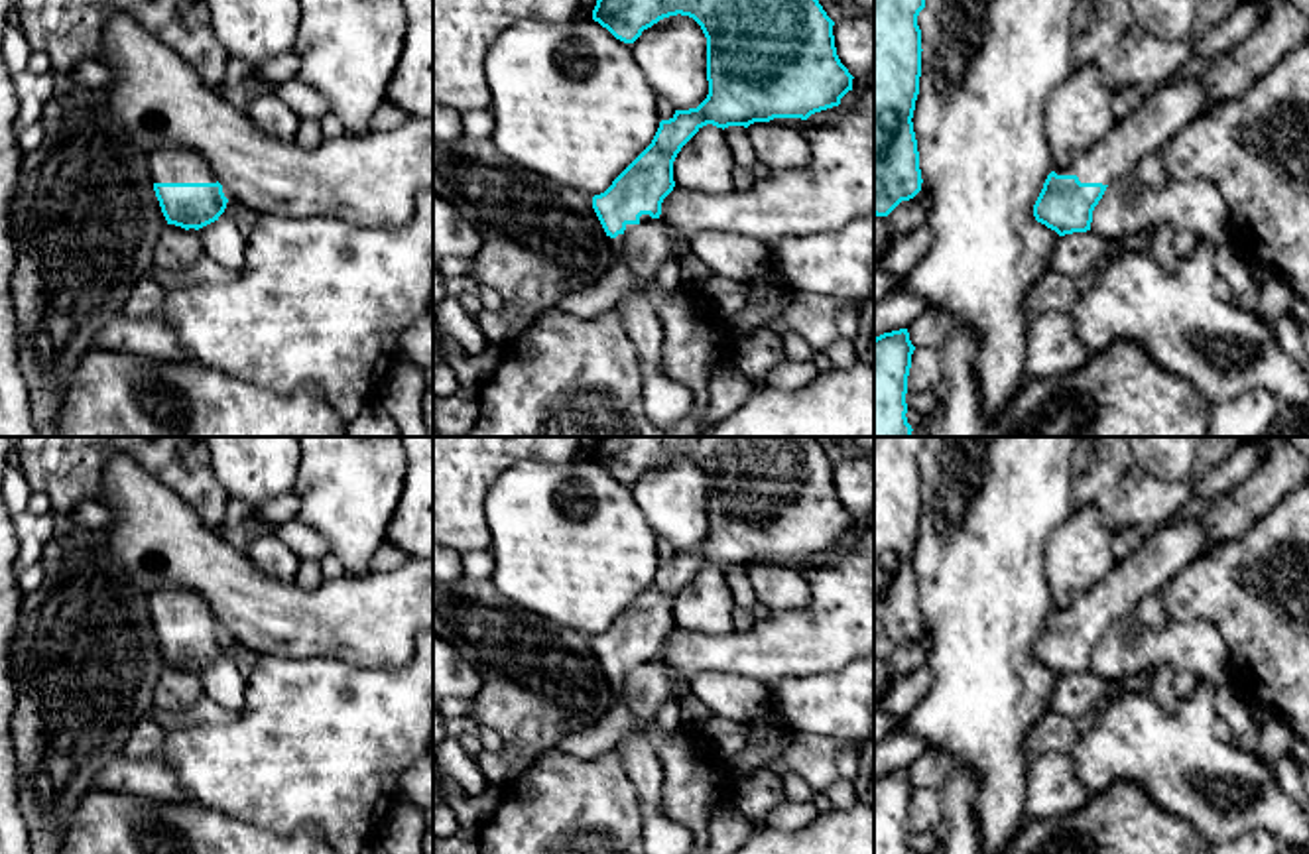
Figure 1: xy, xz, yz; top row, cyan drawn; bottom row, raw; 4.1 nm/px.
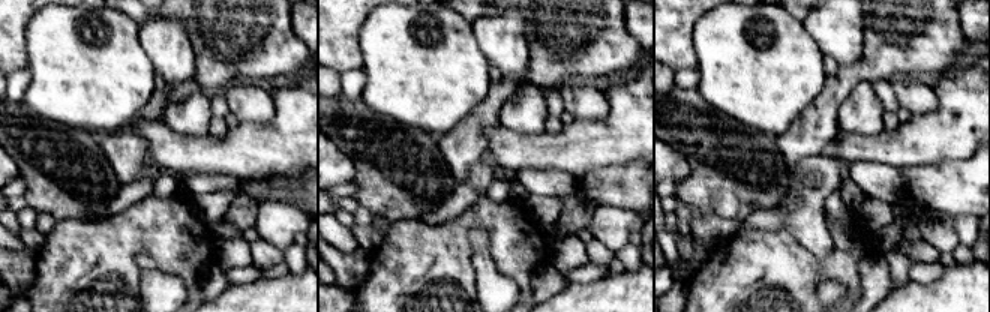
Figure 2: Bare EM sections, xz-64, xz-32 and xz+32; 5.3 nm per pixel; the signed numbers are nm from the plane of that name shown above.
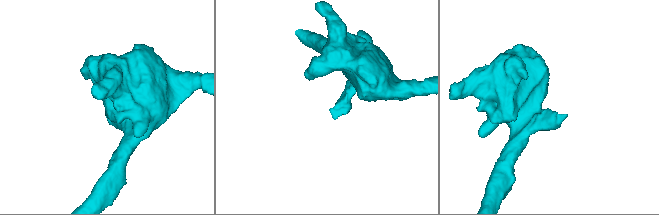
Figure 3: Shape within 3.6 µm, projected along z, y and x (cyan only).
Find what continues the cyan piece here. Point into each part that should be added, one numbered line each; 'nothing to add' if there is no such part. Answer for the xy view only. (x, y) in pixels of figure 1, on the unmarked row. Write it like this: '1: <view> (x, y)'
1: xy (172, 605)

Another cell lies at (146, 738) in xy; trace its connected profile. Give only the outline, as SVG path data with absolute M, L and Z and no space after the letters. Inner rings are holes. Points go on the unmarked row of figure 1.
M146 716L132 728L124 746L124 754L128 758L148 758L161 754L167 734L169 730Z

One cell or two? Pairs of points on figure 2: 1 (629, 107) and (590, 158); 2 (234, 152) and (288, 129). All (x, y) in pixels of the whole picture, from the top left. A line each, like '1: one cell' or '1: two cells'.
1: one cell
2: one cell

